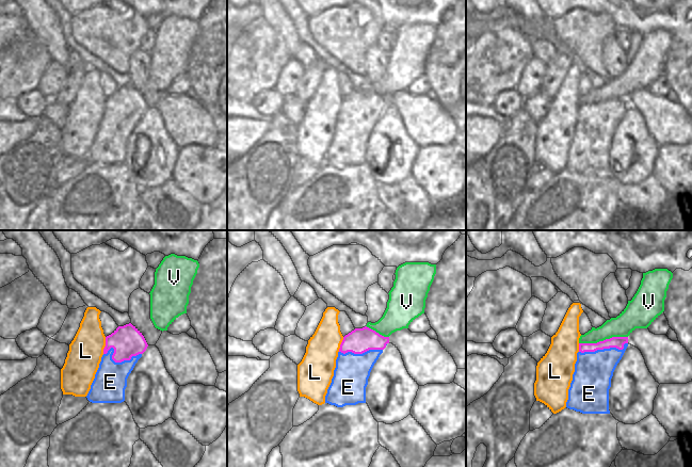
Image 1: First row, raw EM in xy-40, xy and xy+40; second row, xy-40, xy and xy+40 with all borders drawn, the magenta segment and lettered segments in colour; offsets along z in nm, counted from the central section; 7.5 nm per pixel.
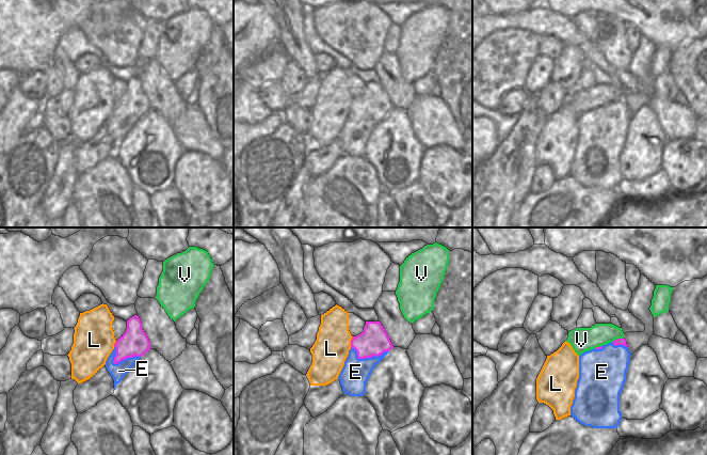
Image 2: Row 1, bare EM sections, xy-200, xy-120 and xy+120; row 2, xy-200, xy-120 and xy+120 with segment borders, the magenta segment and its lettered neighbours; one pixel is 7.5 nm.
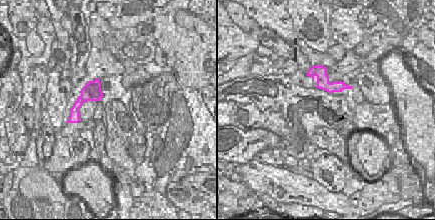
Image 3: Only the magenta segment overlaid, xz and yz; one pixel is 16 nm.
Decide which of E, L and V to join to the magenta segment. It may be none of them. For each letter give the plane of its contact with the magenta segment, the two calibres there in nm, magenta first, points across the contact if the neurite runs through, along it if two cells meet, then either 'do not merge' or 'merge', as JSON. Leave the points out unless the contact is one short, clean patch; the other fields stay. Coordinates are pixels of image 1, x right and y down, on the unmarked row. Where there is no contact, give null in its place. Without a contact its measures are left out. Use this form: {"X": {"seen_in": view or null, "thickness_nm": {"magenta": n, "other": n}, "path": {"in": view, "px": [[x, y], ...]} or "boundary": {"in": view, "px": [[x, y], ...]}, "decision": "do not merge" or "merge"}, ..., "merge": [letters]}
{"E": {"seen_in": "xy-40", "thickness_nm": {"magenta": 240, "other": 240}, "decision": "do not merge"}, "L": {"seen_in": "xy-40", "thickness_nm": {"magenta": 240, "other": 260}, "decision": "do not merge"}, "V": {"seen_in": "xy+40", "thickness_nm": {"magenta": 90, "other": 160}, "decision": "do not merge"}, "merge": []}

